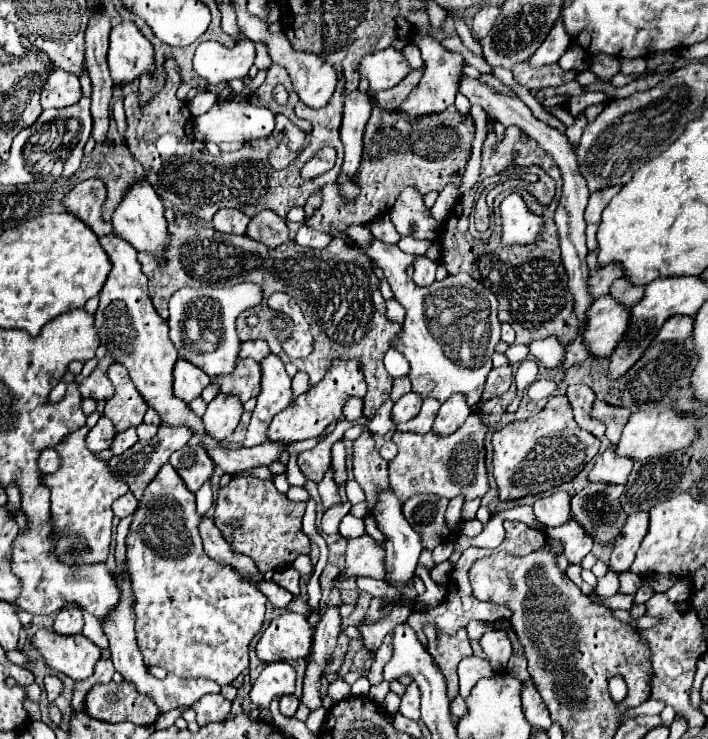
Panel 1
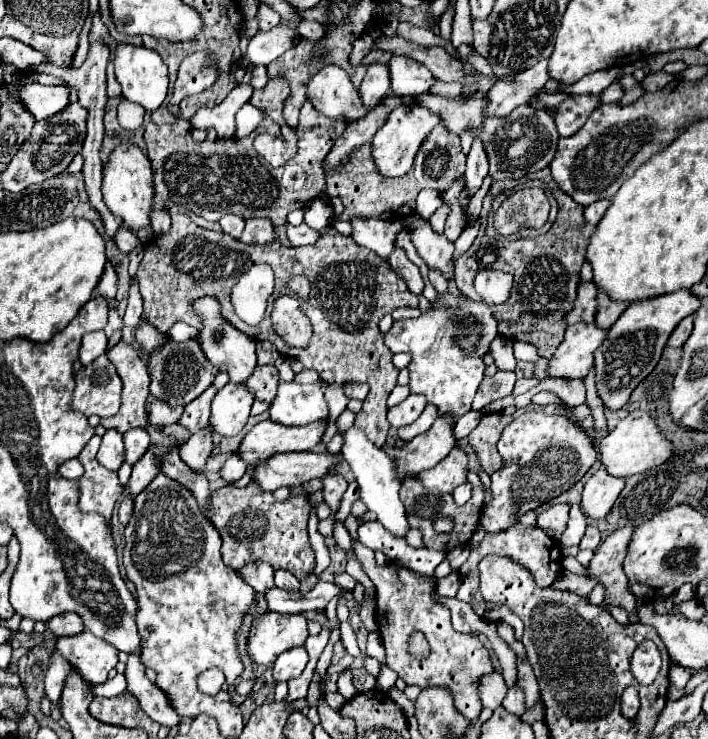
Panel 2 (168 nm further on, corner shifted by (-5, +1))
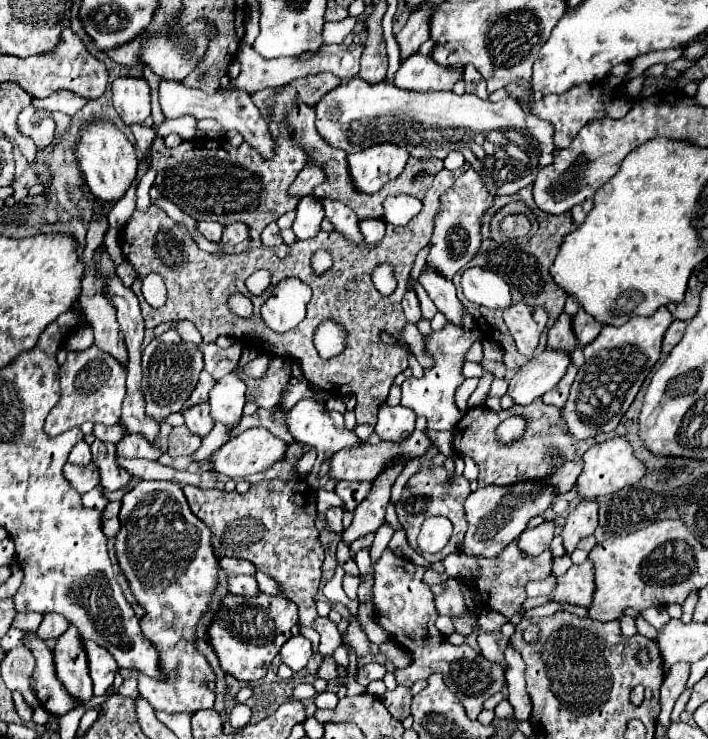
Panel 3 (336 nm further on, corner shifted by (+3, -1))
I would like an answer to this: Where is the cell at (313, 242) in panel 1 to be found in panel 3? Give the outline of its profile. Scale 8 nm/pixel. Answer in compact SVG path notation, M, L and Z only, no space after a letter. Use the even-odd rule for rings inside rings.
M275 222L269 224L269 226L263 230L263 234L261 234L261 242L263 242L263 246L267 246L267 248L277 248L277 246L283 244L281 230L279 230L279 226L277 226Z

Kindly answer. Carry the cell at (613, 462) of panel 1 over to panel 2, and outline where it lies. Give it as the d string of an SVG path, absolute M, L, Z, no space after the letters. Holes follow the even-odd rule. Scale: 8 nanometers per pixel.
M601 468L589 478L589 482L583 488L583 500L581 510L591 520L601 520L609 514L613 502L617 500L617 494L621 492L621 486L625 484L625 478L609 478Z

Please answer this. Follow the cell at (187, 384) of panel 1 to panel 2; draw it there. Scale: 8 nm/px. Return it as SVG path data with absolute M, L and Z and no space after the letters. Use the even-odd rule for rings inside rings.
M189 338L185 342L173 342L167 340L159 350L153 350L147 358L147 368L151 376L151 396L157 400L167 402L171 408L175 406L187 406L191 400L195 400L209 384L213 382L215 374L219 372L201 352L199 340Z

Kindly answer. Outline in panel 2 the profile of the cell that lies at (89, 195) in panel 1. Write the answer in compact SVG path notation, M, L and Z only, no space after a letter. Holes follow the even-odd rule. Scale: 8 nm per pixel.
M121 228L121 234L117 234L117 248L123 252L123 254L129 254L137 244L139 244L139 238L127 230L127 228Z

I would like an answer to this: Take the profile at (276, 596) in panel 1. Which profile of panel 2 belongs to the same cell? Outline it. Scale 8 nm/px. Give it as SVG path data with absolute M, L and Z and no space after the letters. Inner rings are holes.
M249 562L241 570L237 570L241 578L255 590L255 592L265 592L269 586L275 586L273 582L273 568L267 562Z

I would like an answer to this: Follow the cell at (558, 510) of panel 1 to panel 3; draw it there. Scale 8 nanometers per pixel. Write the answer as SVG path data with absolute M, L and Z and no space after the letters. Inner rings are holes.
M543 522L539 524L537 528L527 528L523 534L521 534L521 548L531 554L531 556L537 556L541 554L543 550L549 548L551 540L555 536L555 522Z

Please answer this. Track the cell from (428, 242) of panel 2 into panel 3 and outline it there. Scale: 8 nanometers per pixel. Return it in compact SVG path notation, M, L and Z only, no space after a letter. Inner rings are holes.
M425 266L423 272L419 274L419 282L427 290L427 294L435 302L435 306L447 316L447 320L453 324L461 324L461 314L465 308L457 300L455 286L451 280L445 280L445 276L441 276L439 272L433 272L433 268Z

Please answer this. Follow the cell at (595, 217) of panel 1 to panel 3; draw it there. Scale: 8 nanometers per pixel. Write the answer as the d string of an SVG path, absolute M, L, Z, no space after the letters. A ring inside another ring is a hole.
M585 200L583 204L577 204L577 206L571 210L575 224L583 224L585 218L587 218L587 214L591 212L591 208L593 208L593 200Z

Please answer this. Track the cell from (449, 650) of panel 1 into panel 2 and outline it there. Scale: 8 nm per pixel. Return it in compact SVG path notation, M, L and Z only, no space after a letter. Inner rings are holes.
M352 541L352 544L355 548L355 556L359 558L365 574L371 578L371 582L377 588L377 596L375 596L377 622L379 622L383 646L387 650L389 668L393 668L399 674L399 678L403 678L407 684L419 684L421 688L431 684L449 686L457 710L461 710L465 718L475 720L483 710L479 698L479 680L485 674L495 672L487 648L479 642L477 636L459 634L453 630L449 608L437 602L433 598L433 588L425 586L423 582L427 574L419 574L405 566L397 566L395 562L377 566L371 550L365 550L365 546L361 546L359 541ZM413 632L421 632L429 642L431 652L427 656L413 656L409 652L409 636Z

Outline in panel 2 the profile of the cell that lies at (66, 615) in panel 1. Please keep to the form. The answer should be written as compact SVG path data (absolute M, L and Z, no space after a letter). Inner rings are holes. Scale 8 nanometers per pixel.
M65 612L65 614L57 614L55 618L51 618L47 622L49 630L53 632L53 636L61 638L61 636L73 636L73 634L81 634L85 630L81 618L75 612Z

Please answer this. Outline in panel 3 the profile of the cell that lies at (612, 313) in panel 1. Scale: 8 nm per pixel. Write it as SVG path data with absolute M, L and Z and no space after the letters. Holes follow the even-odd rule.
M545 350L539 356L533 356L509 380L509 396L515 400L515 404L533 402L561 382L561 376L565 376L569 364L571 356L565 356L565 352Z

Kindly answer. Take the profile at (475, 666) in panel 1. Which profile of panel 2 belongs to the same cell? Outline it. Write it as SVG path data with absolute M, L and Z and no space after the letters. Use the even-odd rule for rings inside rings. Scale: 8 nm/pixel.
M493 672L489 674L489 678L481 680L481 700L485 708L491 708L491 710L499 708L505 694L507 694L507 686L499 672Z

